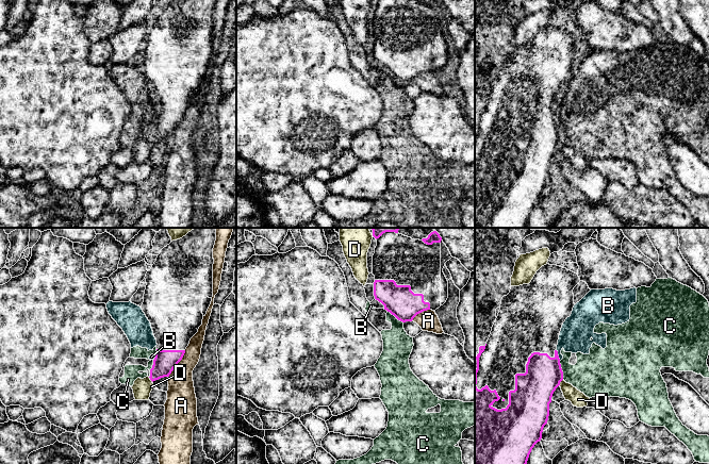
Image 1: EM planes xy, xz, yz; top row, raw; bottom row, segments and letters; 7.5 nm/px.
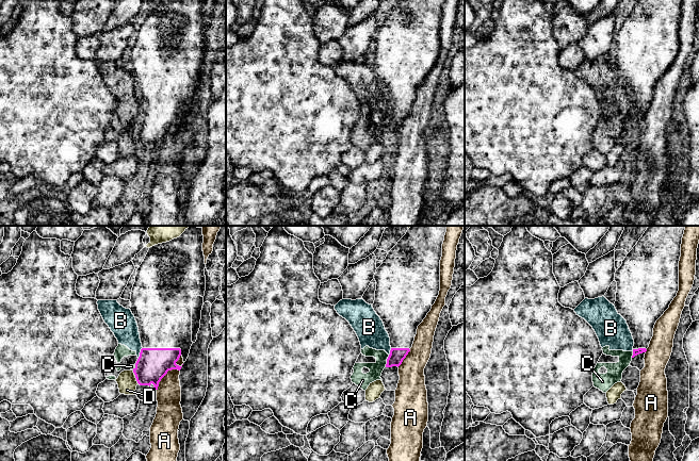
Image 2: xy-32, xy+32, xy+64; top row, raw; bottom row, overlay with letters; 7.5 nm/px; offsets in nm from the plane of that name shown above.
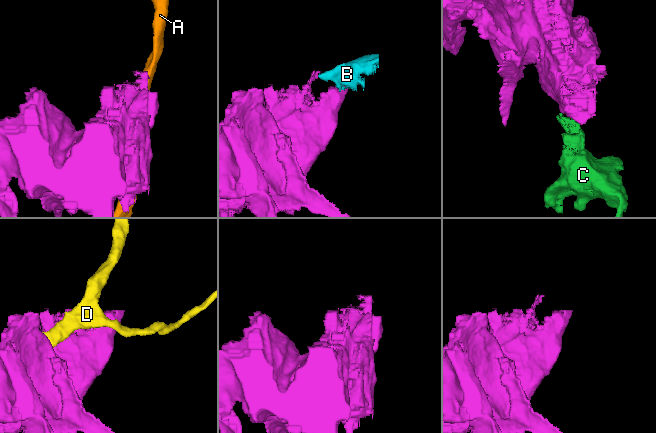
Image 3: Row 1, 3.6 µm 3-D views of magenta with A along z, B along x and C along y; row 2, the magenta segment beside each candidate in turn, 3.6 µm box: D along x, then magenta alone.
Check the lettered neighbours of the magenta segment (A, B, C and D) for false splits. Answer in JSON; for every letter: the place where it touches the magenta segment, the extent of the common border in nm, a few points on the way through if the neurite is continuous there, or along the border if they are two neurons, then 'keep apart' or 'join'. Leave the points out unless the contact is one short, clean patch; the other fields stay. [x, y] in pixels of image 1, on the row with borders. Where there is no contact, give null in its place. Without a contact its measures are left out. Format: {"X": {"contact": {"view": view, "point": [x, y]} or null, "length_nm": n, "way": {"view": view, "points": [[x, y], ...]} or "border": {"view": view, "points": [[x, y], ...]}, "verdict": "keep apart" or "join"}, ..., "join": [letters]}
{"A": {"contact": {"view": "xy", "point": [177, 364]}, "length_nm": 240, "border": {"view": "xy", "points": [[185, 350], [182, 359], [168, 377]]}, "verdict": "keep apart"}, "B": {"contact": {"view": "yz", "point": [558, 355]}, "length_nm": 90, "border": {"view": "yz", "points": [[556, 350], [560, 360]]}, "verdict": "keep apart"}, "C": {"contact": {"view": "yz", "point": [561, 370]}, "length_nm": 150, "border": {"view": "yz", "points": [[559, 361], [563, 379]]}, "verdict": "keep apart"}, "D": {"contact": {"view": "yz", "point": [560, 381]}, "length_nm": 70, "verdict": "keep apart"}, "join": []}

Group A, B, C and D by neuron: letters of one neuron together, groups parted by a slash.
A / B C / D

